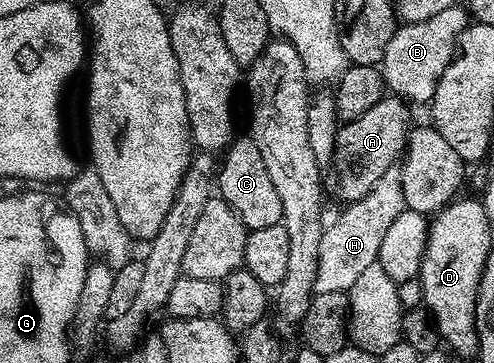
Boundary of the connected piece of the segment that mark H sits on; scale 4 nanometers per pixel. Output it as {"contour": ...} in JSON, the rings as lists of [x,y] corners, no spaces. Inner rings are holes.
{"contour":[[[400,166],[387,169],[365,197],[348,204],[344,210],[346,211],[323,231],[315,282],[317,293],[349,292],[359,276],[378,262],[386,230],[393,225],[394,218],[406,210],[404,194],[401,192]]]}

